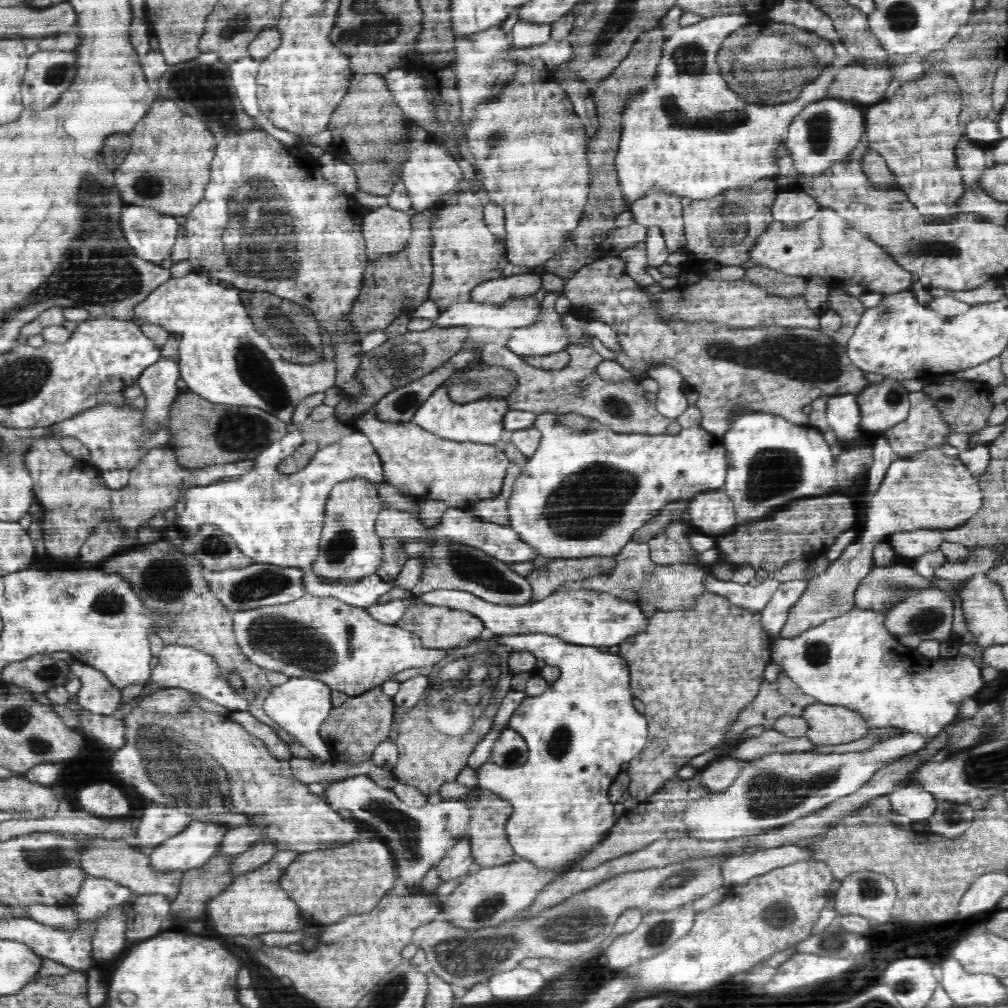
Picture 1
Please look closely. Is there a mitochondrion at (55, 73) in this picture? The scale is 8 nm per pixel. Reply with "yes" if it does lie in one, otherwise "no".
yes

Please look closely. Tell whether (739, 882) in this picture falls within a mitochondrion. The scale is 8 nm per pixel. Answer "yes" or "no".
no

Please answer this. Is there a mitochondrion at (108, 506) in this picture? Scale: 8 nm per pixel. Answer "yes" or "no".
no

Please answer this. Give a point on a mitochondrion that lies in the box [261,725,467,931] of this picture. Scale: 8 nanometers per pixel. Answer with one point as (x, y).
(405, 828)

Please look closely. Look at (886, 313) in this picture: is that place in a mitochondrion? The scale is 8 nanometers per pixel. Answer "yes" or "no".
yes

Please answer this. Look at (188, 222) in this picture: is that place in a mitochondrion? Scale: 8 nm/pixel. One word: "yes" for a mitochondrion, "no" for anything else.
no

